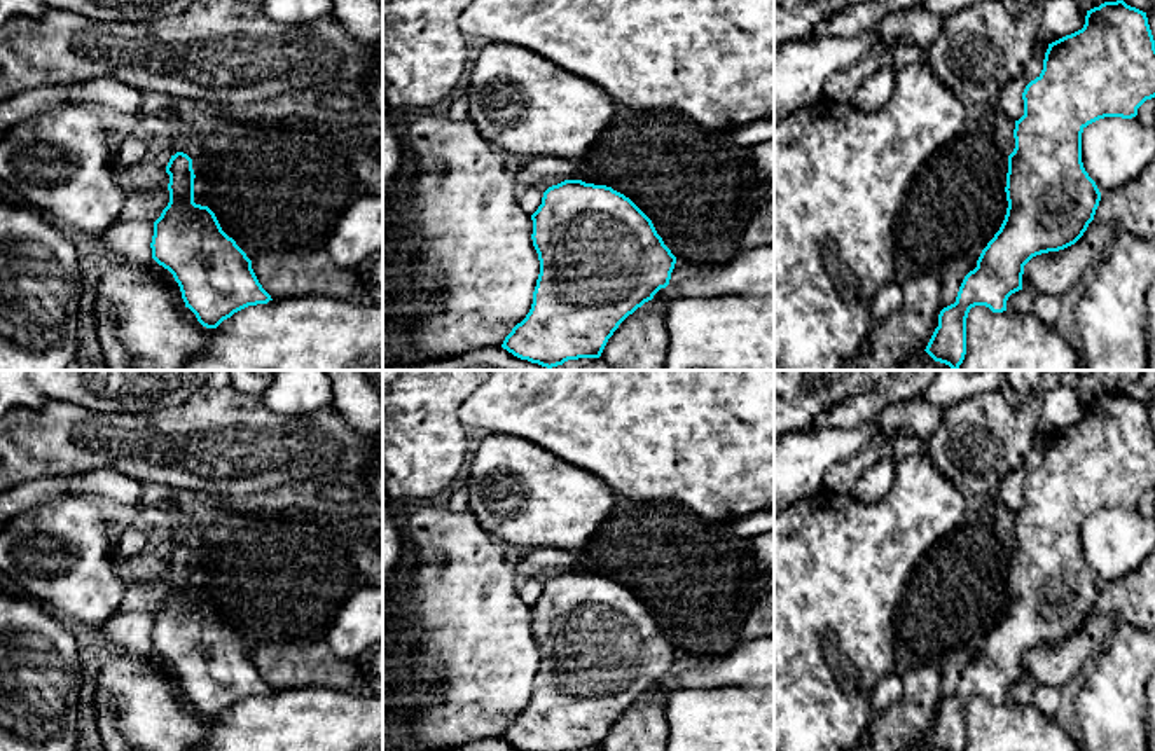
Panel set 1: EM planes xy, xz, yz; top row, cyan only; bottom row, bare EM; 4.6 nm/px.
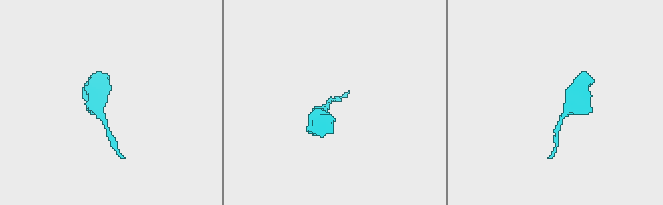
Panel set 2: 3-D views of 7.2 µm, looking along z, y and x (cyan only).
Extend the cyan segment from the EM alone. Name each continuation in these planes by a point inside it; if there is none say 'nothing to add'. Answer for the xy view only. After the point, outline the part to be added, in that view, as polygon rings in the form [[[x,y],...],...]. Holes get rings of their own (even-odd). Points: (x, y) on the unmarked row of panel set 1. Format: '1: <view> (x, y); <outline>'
nothing to add

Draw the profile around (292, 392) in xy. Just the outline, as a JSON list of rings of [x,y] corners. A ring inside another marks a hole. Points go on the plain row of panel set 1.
[[[276,370],[262,398],[278,416],[313,414],[334,403],[332,379],[327,370]]]

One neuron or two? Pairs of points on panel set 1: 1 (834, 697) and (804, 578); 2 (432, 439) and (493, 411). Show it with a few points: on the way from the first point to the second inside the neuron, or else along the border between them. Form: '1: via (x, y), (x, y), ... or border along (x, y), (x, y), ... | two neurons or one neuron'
1: via (804, 668), (804, 608) | one neuron
2: border along (477, 388), (460, 409), (460, 421), (463, 425) | two neurons

